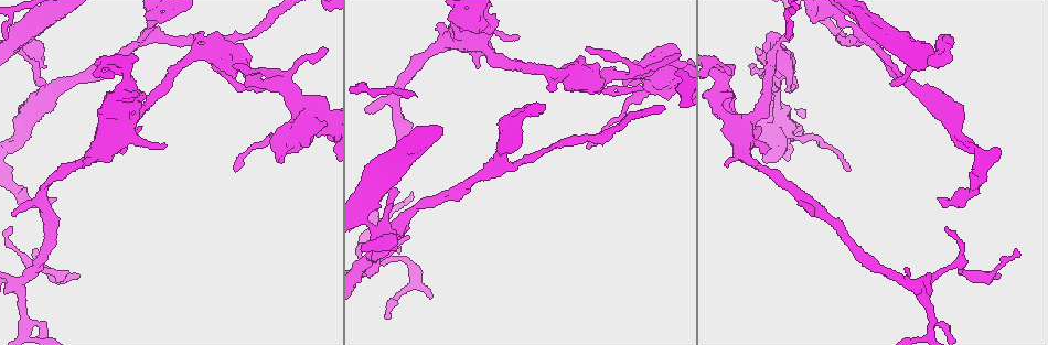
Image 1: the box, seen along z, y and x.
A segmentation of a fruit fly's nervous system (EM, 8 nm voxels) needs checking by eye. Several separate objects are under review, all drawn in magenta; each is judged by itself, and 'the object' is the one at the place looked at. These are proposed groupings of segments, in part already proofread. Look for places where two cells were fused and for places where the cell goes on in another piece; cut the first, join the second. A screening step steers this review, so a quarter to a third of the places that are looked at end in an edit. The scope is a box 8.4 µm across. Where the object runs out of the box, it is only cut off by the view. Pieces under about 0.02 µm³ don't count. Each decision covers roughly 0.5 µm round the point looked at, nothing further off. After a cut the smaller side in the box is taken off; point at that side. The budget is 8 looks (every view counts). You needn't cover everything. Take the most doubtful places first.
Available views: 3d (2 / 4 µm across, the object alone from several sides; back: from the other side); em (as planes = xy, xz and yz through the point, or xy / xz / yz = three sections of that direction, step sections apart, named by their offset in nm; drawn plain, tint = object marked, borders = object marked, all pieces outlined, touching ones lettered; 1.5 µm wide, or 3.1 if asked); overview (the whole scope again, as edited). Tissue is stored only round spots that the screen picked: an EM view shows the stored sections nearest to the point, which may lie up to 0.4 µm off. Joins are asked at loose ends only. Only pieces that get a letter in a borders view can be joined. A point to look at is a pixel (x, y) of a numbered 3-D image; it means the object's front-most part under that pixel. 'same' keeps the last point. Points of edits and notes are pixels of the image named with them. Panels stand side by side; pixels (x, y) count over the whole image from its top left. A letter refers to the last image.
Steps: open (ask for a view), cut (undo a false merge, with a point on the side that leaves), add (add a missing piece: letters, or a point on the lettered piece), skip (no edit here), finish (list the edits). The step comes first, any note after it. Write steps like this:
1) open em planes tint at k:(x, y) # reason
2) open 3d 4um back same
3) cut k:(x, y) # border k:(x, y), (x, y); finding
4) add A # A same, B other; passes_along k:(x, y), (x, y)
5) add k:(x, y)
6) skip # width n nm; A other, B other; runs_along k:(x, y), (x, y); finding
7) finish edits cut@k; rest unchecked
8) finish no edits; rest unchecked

open em planes plain at 1:(201, 31) # thick end

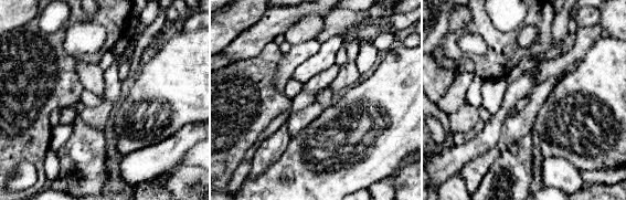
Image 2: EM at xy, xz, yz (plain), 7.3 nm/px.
open em planes tint same # where the object lies

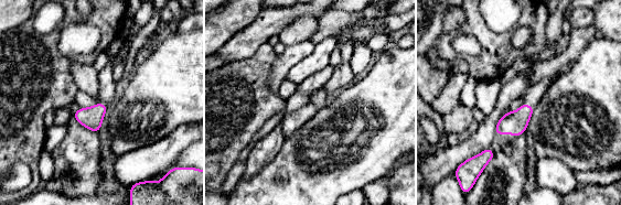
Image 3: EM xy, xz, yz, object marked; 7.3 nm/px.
open em planes borders same # what lies round it

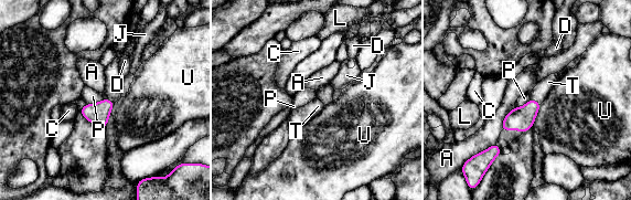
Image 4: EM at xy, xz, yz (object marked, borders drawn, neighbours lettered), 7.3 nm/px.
add T # longest_contact A 200 nm; A other, C other, D other, J other, L other, P other, T same, U other; passes_along 4:(520, 118), (535, 101), (539, 93); the cell continues

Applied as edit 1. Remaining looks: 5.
open 3d 4um back at 1:(724, 164) # an open end

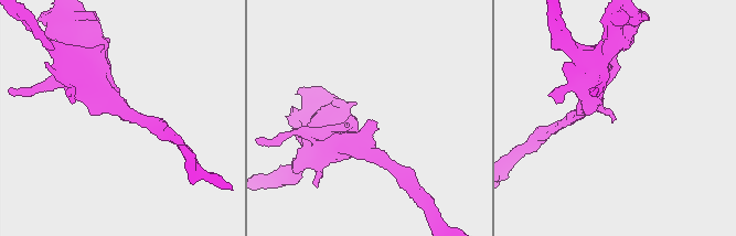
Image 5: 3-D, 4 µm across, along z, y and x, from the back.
open em planes plain at 5:(375, 122) # now the EM

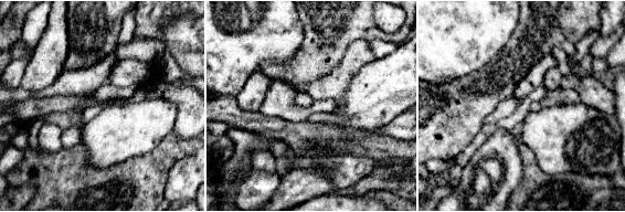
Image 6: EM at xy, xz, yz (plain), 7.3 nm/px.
open em planes borders same # see the neighbours

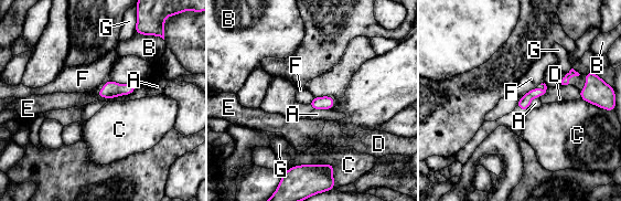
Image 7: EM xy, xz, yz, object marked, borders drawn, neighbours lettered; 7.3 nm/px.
skip # A other, B other, C other, D other, E other, F other, G other; border 7:(536, 86), (527, 91), (518, 101); no lettered piece goes on from it

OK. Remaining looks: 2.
finish edits add@4; rest unchecked

